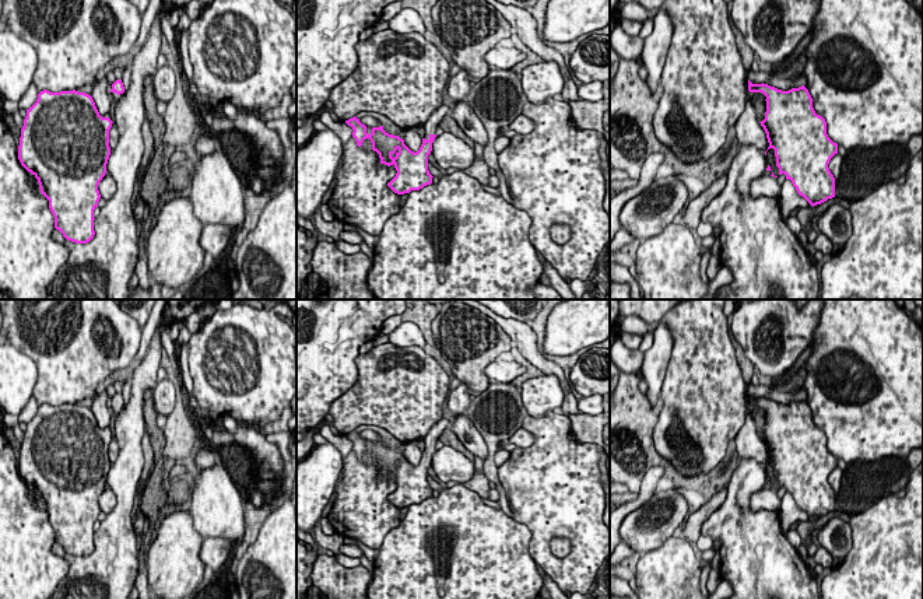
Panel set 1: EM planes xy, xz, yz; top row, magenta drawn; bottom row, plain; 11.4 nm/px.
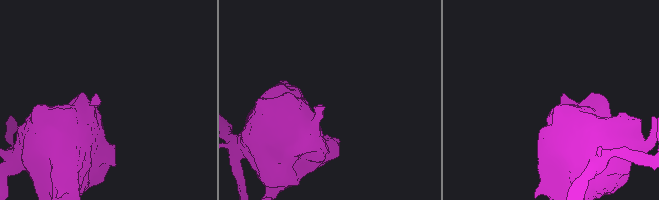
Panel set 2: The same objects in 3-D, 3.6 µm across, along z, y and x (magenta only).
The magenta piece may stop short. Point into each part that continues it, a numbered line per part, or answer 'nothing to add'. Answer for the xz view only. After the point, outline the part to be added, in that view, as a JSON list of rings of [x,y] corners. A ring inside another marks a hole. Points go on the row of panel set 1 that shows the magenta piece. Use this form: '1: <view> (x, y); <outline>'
1: xz (434, 121); [[[441,105],[425,122],[424,129],[424,139],[429,140],[431,134],[435,134],[435,129],[439,126],[441,120],[450,113],[449,106]]]

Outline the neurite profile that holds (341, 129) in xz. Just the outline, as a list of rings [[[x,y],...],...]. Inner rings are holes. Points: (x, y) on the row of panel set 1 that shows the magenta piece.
[[[329,111],[323,112],[317,119],[341,139],[344,151],[347,141],[352,137],[352,127],[345,122],[336,122]]]

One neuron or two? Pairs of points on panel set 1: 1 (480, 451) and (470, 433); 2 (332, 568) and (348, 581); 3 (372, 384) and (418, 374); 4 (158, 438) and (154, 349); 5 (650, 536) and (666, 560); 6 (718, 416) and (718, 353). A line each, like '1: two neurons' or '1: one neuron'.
1: one neuron
2: one neuron
3: one neuron
4: two neurons
5: two neurons
6: one neuron

